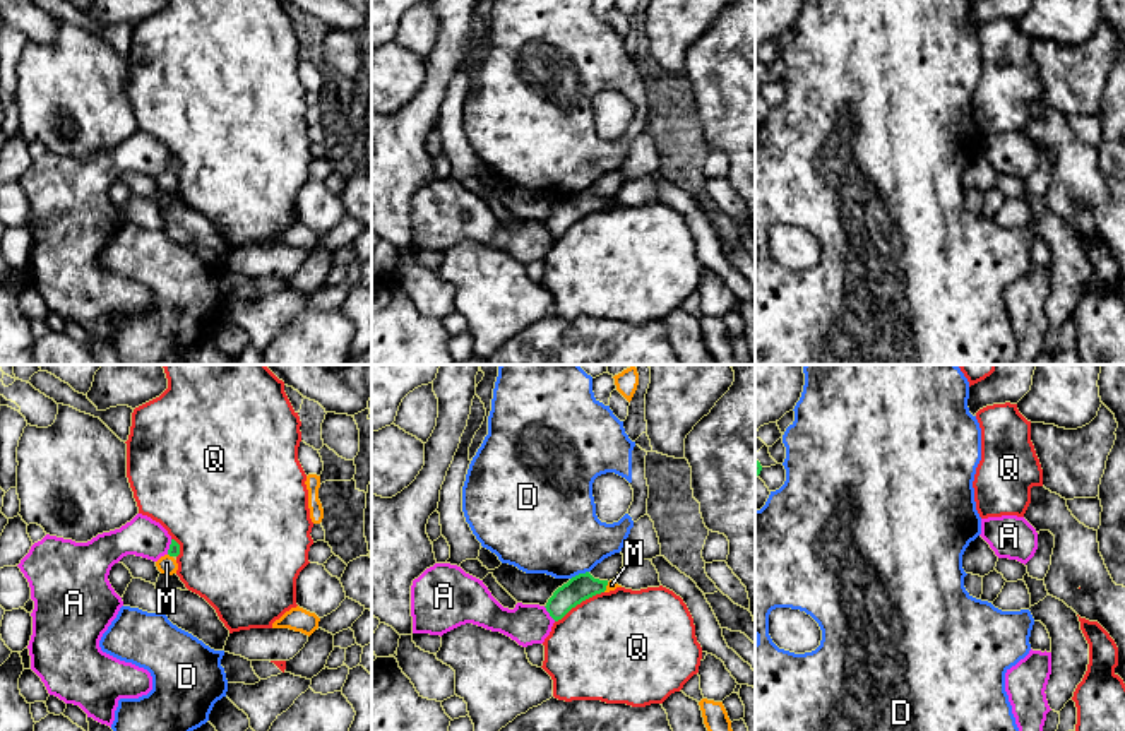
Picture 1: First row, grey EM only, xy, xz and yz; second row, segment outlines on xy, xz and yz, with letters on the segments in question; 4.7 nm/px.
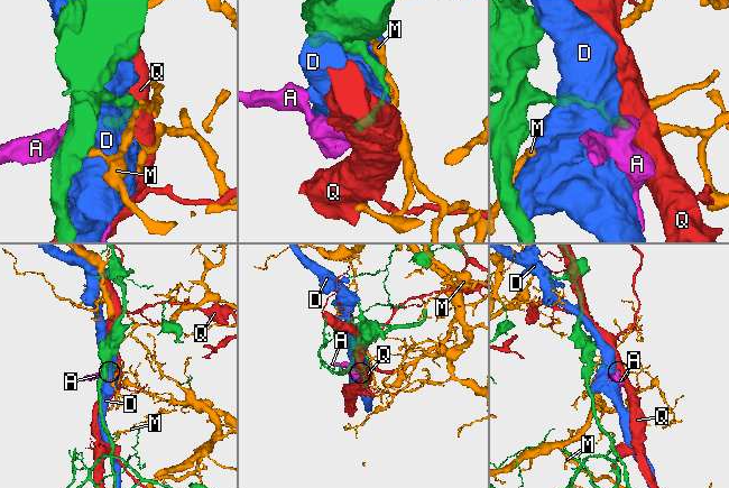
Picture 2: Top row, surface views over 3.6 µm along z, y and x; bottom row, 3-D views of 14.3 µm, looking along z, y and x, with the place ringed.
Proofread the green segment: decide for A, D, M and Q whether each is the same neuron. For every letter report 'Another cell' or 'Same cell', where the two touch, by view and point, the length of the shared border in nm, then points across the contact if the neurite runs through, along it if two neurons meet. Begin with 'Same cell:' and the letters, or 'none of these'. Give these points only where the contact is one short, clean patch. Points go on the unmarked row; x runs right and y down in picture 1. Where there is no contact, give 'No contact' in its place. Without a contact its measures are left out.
Same cell: none of these
A: Another cell. Touches green at xz (548, 228). Shared border 90 nm. Boundary: xz (543, 223), (555, 237)
D: Another cell. Touches green at xz (579, 190). Shared border 100 nm
M: Another cell. Touches green at xz (605, 204). Shared border 50 nm
Q: Another cell. Touches green at xz (579, 219). Shared border 280 nm

